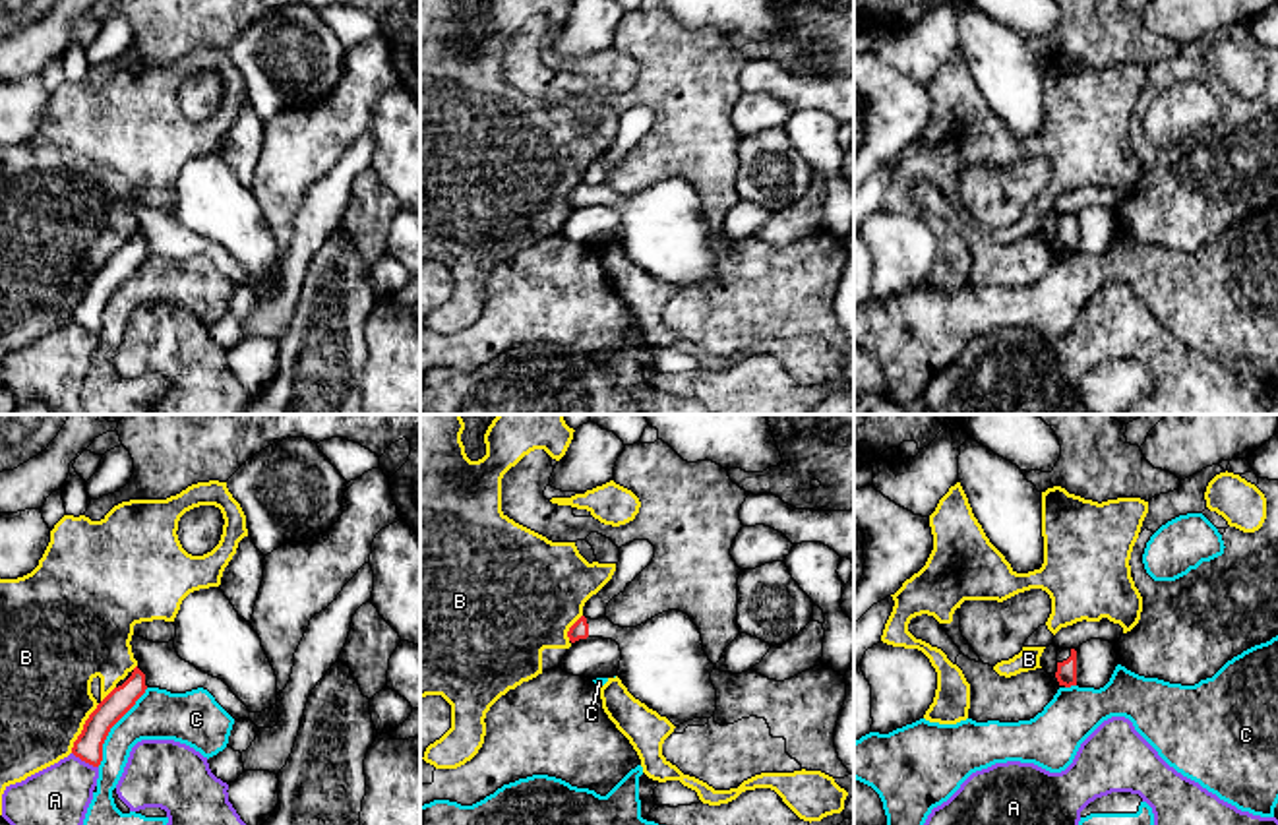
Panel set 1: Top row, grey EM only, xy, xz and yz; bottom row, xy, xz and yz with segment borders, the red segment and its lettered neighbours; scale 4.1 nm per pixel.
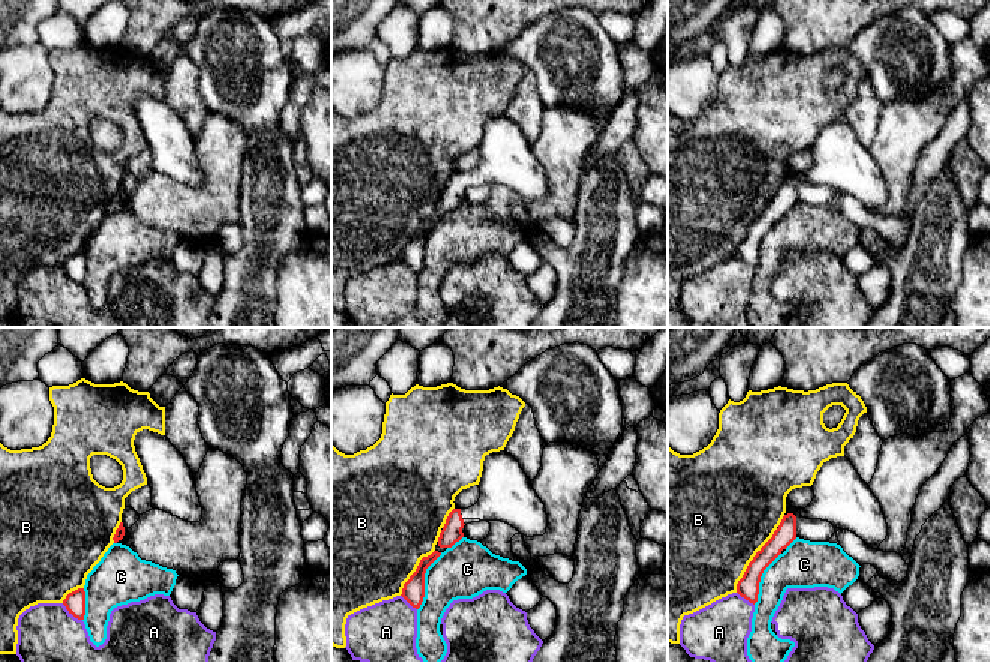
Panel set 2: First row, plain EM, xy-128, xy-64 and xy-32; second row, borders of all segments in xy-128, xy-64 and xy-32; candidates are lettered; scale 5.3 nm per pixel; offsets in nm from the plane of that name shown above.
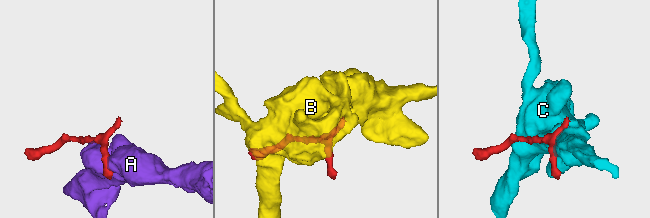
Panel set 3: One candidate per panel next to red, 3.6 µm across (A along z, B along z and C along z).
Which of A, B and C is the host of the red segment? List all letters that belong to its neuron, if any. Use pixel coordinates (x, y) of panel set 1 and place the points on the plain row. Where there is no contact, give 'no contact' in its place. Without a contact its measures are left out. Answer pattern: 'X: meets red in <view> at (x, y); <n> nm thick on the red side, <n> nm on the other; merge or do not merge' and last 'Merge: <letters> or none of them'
A: meets red in xy at (86, 328); 120 nm thick on the red side, 280 nm on the other; do not merge
B: meets red in xy at (88, 285); 120 nm thick on the red side, 380 nm on the other; do not merge
C: meets red in xy at (113, 291); 120 nm thick on the red side, 200 nm on the other; do not merge
Merge: none of them

